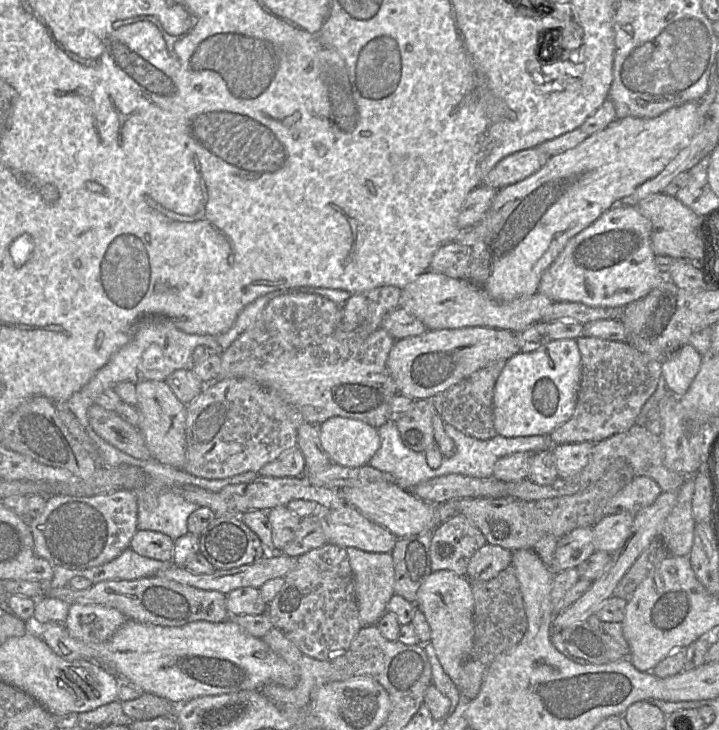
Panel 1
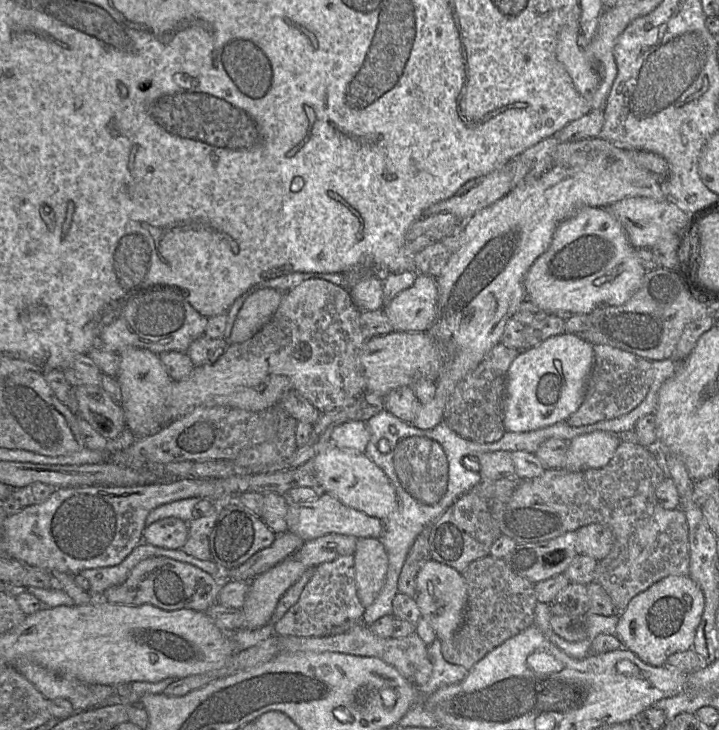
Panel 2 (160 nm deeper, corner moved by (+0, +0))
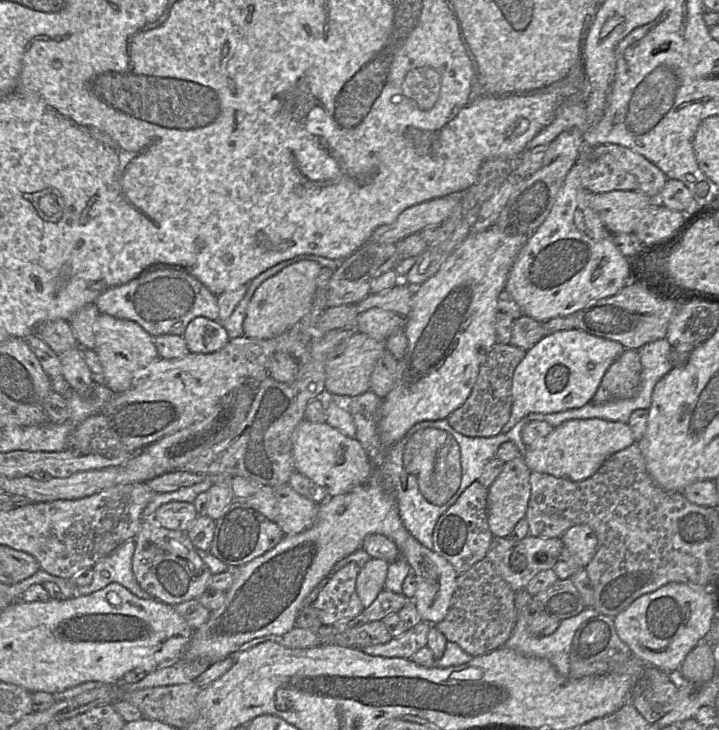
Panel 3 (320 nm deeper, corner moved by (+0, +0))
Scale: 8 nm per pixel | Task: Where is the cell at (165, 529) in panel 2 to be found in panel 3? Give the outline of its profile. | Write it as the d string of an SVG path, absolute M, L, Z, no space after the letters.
M173 501L160 506L154 513L153 520L161 527L187 532L197 516L194 503Z

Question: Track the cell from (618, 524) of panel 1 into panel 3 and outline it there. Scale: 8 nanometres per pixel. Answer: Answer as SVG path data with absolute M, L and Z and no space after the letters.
M586 524L570 527L560 538L564 547L581 567L586 567L596 553L597 536L593 529Z

